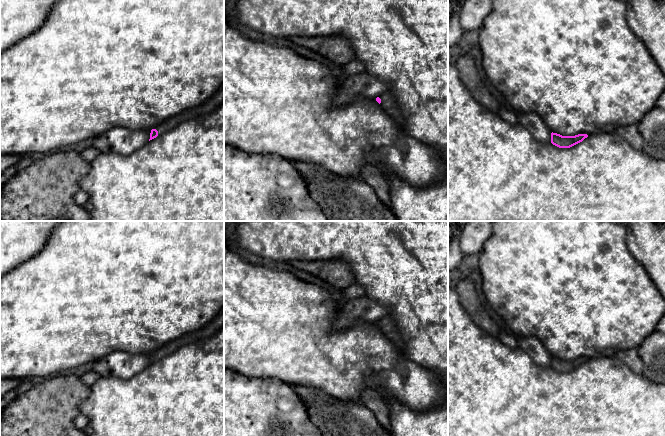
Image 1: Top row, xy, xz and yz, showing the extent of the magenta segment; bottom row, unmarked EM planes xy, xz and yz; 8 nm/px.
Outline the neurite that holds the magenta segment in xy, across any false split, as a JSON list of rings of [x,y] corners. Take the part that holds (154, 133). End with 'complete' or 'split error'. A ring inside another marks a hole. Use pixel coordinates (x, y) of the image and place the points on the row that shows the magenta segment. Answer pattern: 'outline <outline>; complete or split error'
outline [[[224,84],[203,104],[195,109],[187,109],[175,116],[172,116],[159,125],[154,127],[150,133],[150,140],[166,133],[169,130],[174,129],[177,125],[185,122],[193,117],[199,117],[206,115],[217,109],[222,103],[224,103]]]; split error

